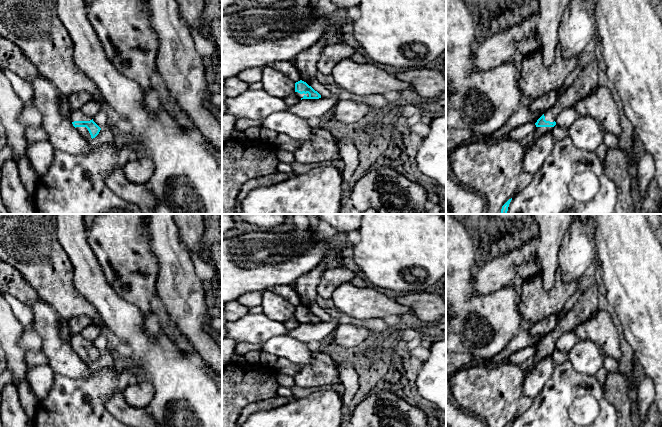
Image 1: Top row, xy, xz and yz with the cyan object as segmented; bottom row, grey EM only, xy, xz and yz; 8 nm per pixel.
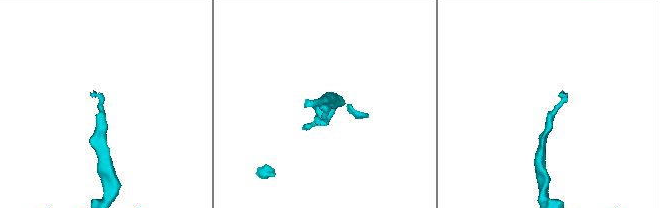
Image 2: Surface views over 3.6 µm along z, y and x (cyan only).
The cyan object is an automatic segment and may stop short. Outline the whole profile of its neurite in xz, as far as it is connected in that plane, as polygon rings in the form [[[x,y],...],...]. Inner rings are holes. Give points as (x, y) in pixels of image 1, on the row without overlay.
[[[300,304],[295,307],[295,318],[302,323],[319,323],[321,319],[306,306]]]

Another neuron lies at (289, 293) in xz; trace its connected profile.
[[[291,286],[270,287],[267,290],[284,298],[294,307],[301,304],[301,299],[299,297],[298,293],[296,292],[295,288],[293,288]]]

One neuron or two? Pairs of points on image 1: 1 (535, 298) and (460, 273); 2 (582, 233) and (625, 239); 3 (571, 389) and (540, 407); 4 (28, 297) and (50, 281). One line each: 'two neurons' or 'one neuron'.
1: two neurons
2: two neurons
3: one neuron
4: two neurons

